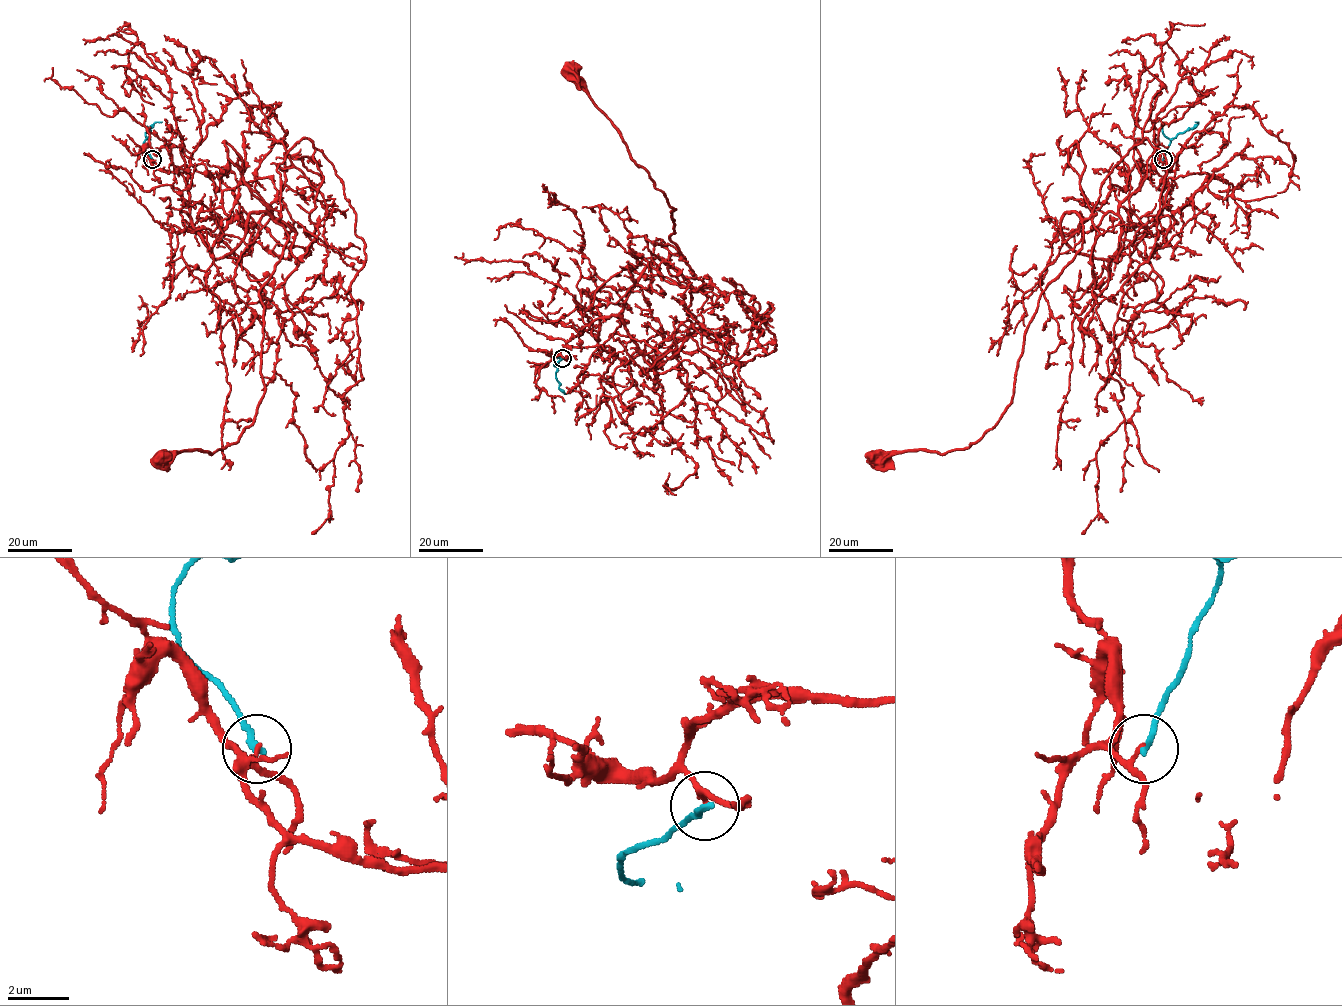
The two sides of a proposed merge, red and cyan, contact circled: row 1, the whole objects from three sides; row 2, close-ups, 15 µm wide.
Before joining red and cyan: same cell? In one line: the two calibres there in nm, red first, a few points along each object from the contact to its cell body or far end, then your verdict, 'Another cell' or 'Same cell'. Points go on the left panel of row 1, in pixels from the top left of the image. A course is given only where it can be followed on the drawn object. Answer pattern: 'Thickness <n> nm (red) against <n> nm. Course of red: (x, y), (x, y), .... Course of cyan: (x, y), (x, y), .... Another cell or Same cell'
Thickness 110 nm (red) against 240 nm. Course of red: (152, 159), (186, 172), (215, 259), (251, 213), (288, 236), (259, 294), (253, 422), (211, 454), (162, 458). Course of cyan: (152, 160), (144, 148), (145, 133), (156, 122), (161, 122). Another cell

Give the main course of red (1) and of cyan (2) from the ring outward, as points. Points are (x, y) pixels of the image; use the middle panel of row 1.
1: (562, 358), (597, 344), (600, 314), (616, 316), (656, 256), (698, 278), (670, 236), (675, 209), (573, 73)
2: (562, 358), (554, 363), (556, 378), (565, 393), (572, 390)

